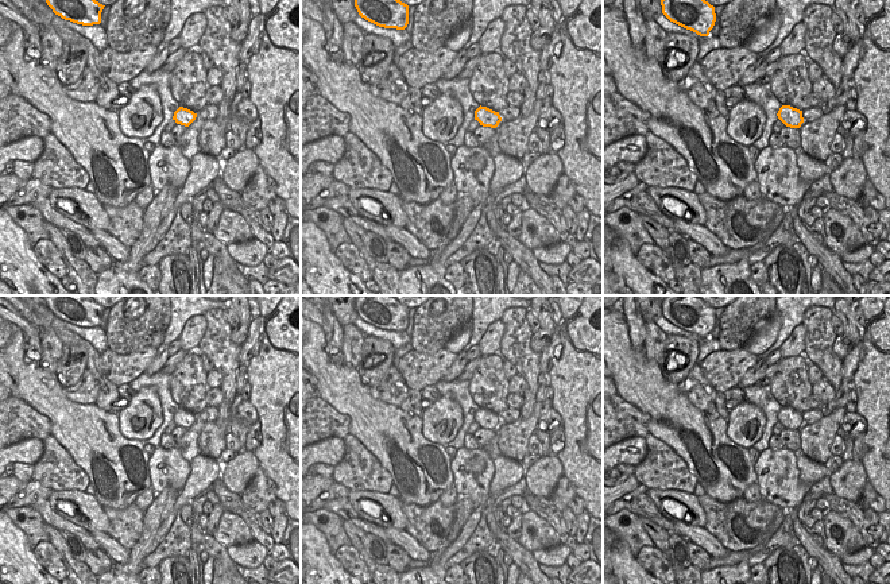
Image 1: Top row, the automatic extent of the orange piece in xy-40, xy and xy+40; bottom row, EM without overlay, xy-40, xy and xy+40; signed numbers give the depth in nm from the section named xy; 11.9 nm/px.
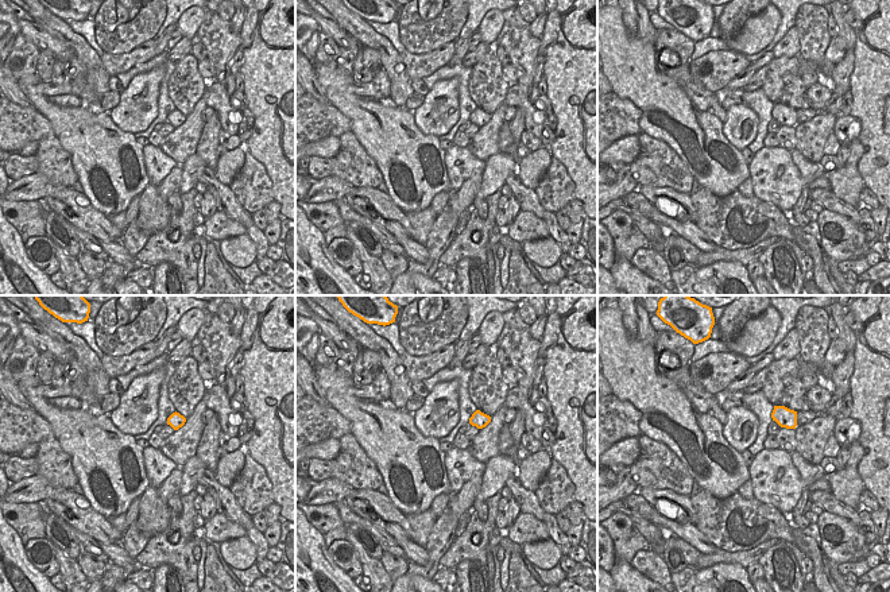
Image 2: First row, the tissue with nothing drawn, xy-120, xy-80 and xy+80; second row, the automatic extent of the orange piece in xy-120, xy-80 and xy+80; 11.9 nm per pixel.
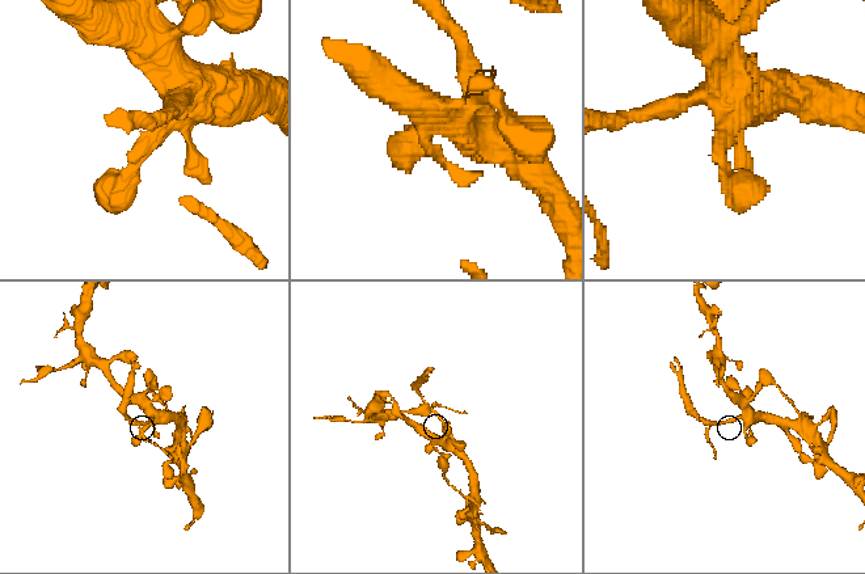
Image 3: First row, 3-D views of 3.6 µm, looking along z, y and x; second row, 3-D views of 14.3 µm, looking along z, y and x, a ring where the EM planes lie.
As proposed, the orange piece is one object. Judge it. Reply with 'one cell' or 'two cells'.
two cells

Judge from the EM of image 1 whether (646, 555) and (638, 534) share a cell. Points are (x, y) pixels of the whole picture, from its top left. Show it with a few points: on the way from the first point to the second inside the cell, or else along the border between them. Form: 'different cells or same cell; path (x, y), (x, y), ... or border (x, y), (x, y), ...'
different cells; border (653, 545), (645, 545), (635, 557)

